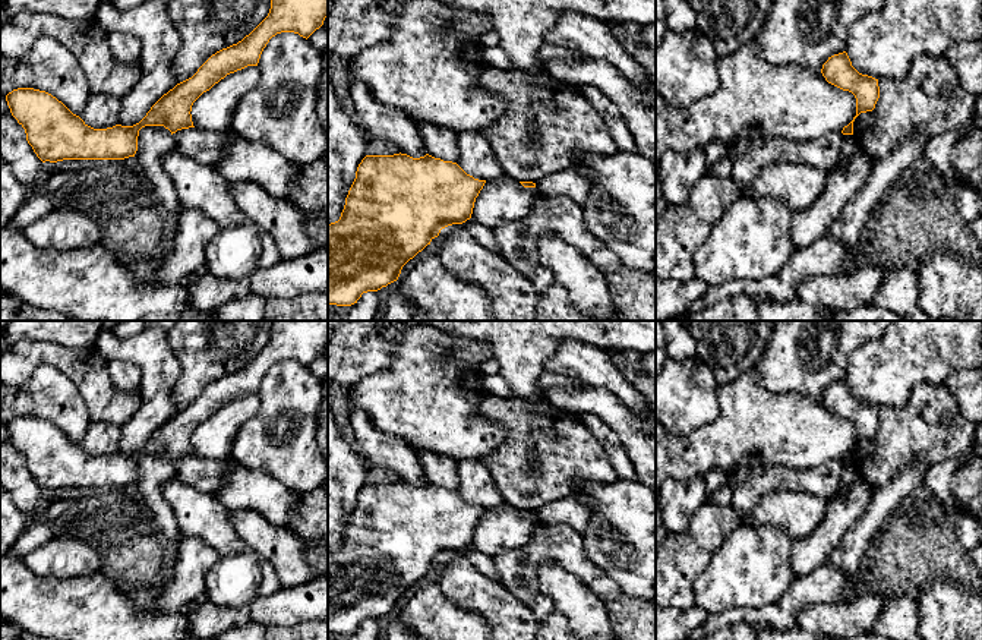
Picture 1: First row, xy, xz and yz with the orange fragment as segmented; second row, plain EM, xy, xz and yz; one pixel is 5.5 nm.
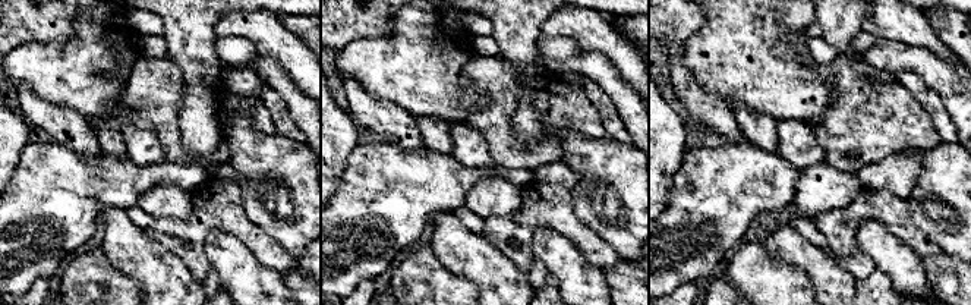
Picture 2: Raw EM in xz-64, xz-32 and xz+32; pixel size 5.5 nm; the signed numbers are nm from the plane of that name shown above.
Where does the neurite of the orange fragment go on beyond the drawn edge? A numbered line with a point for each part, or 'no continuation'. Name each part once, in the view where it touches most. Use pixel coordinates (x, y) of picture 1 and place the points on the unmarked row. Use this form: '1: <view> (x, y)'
no continuation

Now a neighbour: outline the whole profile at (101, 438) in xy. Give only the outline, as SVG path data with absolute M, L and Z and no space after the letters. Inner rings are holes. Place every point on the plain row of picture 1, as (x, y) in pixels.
M91 422L79 445L94 457L107 457L119 453L120 438L120 426L107 422Z

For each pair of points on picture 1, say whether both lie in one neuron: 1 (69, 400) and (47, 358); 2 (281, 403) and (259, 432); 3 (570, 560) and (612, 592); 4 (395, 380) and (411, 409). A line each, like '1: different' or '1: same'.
1: different
2: same
3: same
4: same

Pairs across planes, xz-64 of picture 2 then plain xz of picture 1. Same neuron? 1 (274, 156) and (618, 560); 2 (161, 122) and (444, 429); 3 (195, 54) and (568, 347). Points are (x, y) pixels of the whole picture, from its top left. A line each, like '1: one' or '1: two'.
1: one
2: two
3: two

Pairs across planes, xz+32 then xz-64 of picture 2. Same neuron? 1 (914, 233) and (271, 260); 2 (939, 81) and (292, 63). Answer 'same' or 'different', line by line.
1: same
2: different

